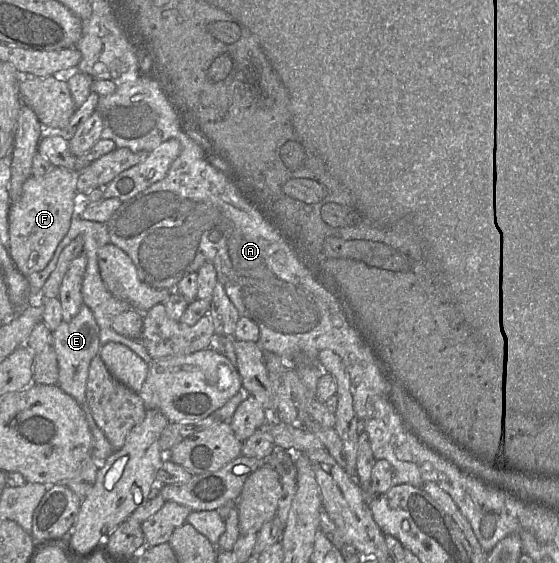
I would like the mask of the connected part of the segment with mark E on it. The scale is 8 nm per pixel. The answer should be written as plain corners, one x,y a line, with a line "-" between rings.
85,304
78,314
70,321
62,321
52,331
53,345
57,355
59,378
57,385
79,404
86,403
86,384
89,366
95,356
99,355
102,347
100,342
100,328
92,310

